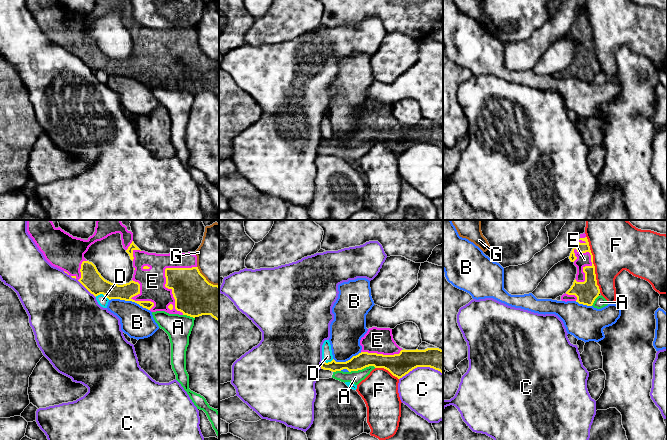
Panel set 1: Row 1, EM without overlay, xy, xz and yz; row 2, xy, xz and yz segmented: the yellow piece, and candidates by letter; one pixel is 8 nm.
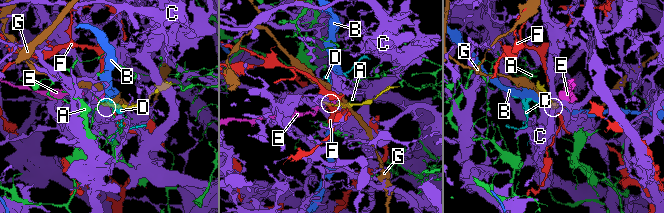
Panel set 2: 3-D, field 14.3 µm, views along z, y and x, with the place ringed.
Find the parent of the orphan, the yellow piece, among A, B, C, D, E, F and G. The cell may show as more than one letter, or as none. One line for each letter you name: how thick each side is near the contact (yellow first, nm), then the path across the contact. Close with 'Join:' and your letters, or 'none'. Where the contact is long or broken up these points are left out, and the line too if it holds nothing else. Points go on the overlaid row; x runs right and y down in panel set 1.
E: 300 nm thick on the yellow side, 220 nm on the other
Join: E

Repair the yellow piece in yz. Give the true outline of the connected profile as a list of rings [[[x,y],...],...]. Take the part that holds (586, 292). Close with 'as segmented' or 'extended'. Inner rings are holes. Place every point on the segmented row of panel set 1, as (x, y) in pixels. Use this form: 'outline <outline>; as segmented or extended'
outline [[[585,233],[580,234],[580,239],[575,243],[569,259],[577,267],[577,274],[573,285],[561,296],[561,300],[592,306],[600,294],[600,289],[597,285],[593,255]]]; extended

